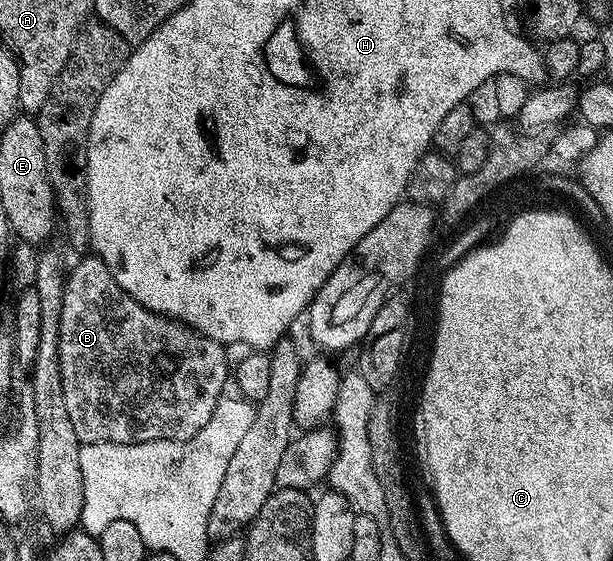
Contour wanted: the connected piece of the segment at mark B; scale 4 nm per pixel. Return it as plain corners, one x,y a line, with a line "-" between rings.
91,260
70,269
59,323
61,386
80,445
193,438
209,422
214,407
225,396
223,387
229,384
229,363
224,345
200,336
188,324
150,312
117,286
117,278
109,274
102,260

